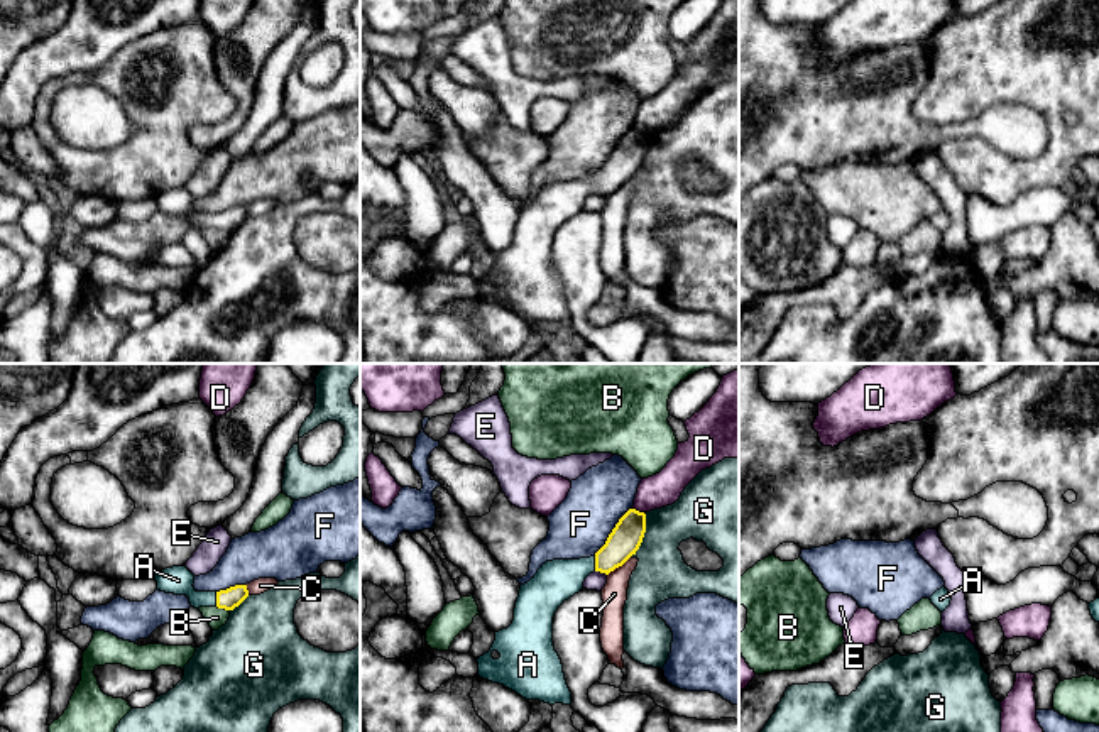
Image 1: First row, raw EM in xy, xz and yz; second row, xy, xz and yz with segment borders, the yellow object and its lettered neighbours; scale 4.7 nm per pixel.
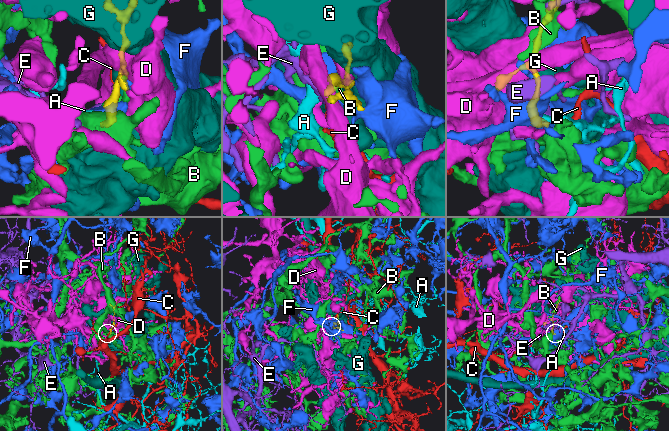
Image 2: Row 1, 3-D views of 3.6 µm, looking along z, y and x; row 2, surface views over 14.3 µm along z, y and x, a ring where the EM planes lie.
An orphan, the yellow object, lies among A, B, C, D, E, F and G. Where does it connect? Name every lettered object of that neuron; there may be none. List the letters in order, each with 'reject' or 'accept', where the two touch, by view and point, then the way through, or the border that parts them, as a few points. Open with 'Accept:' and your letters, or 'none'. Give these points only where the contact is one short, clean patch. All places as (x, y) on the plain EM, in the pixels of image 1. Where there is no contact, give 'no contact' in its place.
Accept: A
A: accept | xy (217, 220)
B: reject | xy (224, 229)
C: reject | xz (617, 188) | along xz (629, 178), (607, 196)
D: reject | xz (638, 132)
E: reject | xz (601, 193) | along xz (595, 191), (606, 196)
F: reject | xz (612, 152)
G: reject | xz (643, 156)

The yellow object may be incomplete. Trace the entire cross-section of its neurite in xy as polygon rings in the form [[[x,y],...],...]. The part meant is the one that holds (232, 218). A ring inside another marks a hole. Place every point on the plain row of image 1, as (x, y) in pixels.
[[[186,188],[166,189],[154,199],[157,203],[157,211],[174,216],[186,216],[194,230],[218,228],[233,232],[249,218],[247,206],[235,206],[220,213],[196,213],[193,208],[194,196]]]

